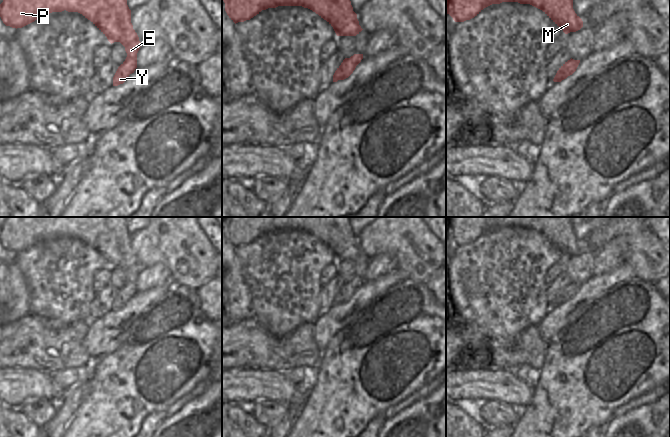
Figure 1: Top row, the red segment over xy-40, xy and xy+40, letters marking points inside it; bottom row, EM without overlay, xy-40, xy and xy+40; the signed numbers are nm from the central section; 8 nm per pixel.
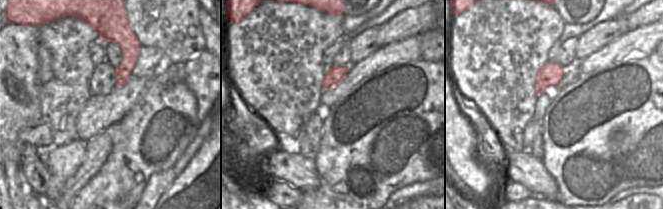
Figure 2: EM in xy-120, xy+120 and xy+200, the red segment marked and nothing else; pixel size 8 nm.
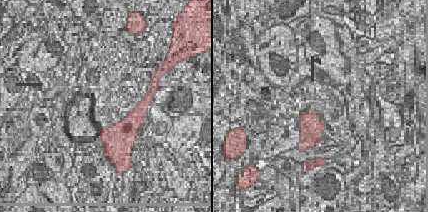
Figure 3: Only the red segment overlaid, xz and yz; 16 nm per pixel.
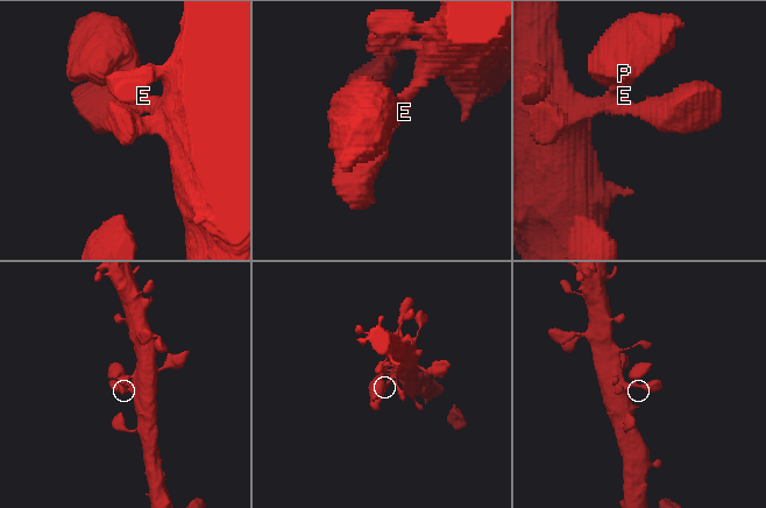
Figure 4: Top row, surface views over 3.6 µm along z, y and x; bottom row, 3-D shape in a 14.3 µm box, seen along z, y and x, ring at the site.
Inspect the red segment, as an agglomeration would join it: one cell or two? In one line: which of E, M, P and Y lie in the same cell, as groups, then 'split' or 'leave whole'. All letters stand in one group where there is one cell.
groups E M P Y; leave whole

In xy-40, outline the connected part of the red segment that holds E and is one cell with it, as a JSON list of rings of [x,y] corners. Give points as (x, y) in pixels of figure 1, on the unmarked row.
[[[7,217],[0,228],[0,241],[6,250],[22,252],[38,242],[52,236],[78,236],[90,244],[112,268],[120,266],[127,277],[125,285],[118,291],[113,310],[123,308],[137,292],[137,277],[141,266],[131,247],[131,234],[125,217]]]

